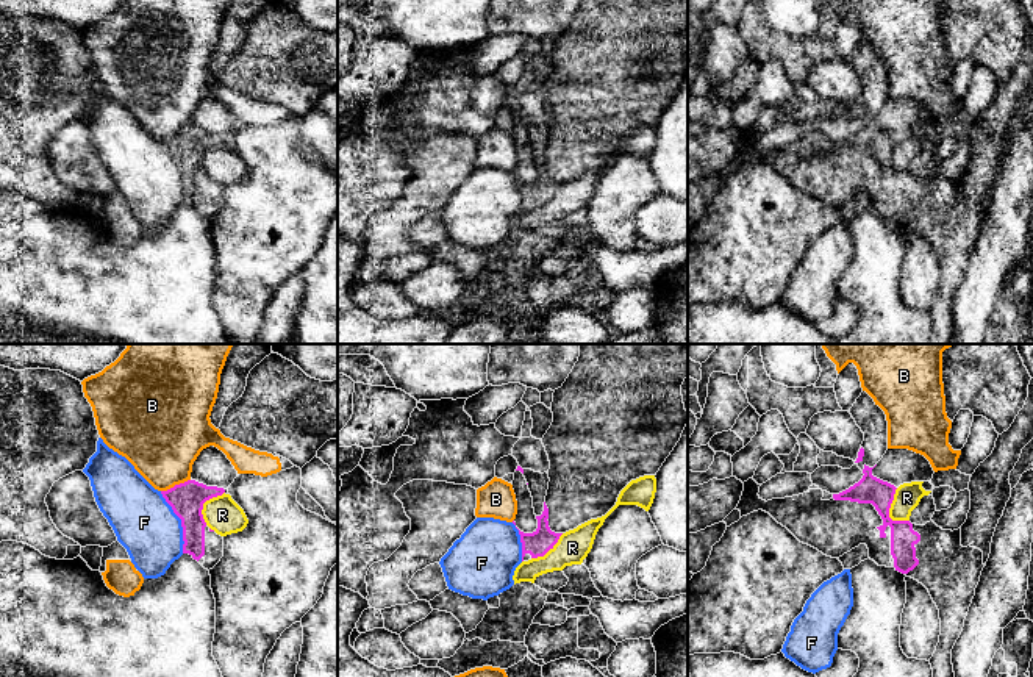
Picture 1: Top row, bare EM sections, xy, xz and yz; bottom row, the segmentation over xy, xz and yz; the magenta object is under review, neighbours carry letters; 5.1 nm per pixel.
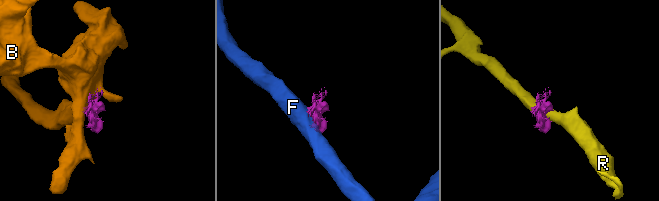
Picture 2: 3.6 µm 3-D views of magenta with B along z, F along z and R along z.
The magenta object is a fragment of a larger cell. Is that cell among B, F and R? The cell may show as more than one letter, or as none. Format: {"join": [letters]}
{"join": []}

